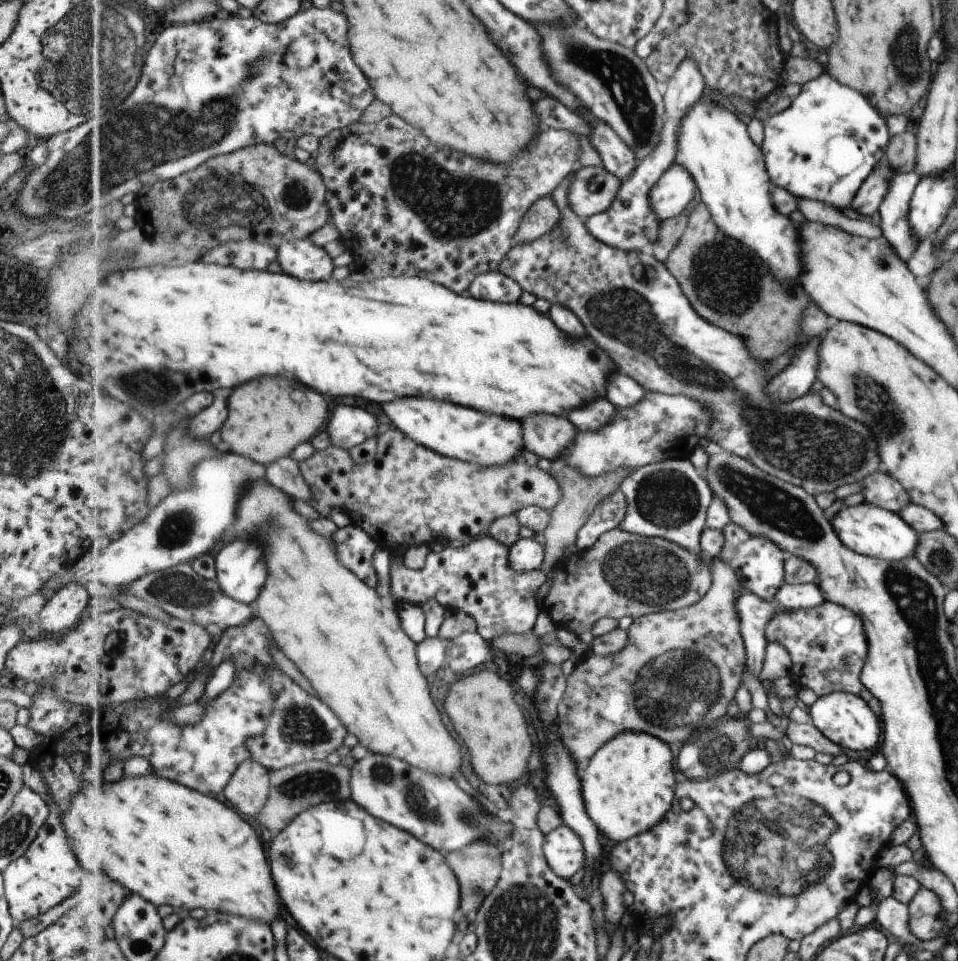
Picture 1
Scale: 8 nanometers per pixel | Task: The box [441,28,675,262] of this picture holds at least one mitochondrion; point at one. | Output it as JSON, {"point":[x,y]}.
{"point":[621,78]}

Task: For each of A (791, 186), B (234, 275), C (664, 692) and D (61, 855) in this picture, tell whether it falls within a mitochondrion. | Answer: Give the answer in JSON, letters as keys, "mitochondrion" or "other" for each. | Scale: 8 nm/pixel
{"A":"other","B":"other","C":"mitochondrion","D":"other"}

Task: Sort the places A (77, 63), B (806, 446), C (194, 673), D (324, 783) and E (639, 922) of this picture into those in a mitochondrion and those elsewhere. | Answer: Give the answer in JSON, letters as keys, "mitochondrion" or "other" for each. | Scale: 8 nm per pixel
{"A":"mitochondrion","B":"mitochondrion","C":"other","D":"mitochondrion","E":"other"}

